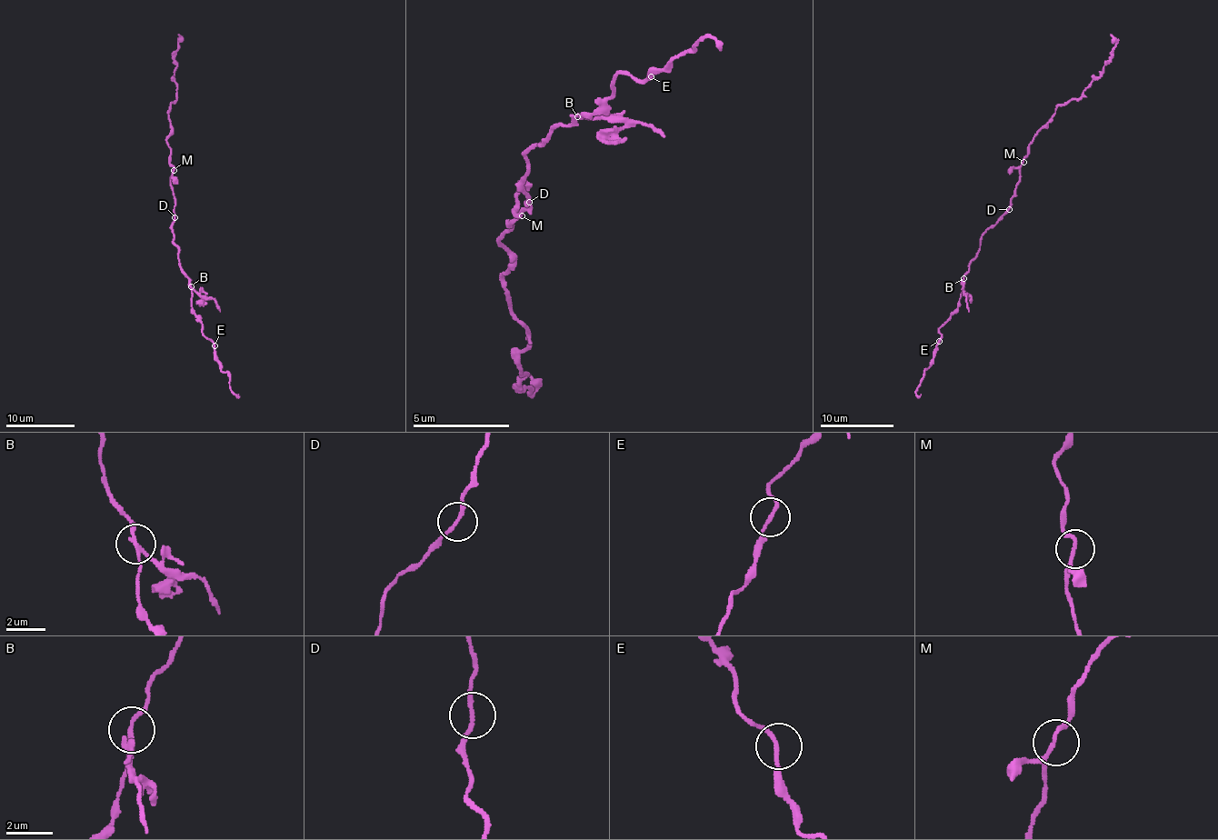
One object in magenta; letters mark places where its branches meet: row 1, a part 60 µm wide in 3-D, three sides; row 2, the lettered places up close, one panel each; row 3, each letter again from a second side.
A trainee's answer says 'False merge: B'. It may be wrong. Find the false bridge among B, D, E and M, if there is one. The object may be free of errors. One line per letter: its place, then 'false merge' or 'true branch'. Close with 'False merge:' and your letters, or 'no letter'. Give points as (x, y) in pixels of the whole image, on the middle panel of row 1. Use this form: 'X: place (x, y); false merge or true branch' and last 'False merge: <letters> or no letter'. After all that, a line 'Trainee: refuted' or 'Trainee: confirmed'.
B: place (577, 116); false merge
D: place (529, 202); true branch
E: place (651, 76); true branch
M: place (522, 215); true branch
False merge: B
Trainee: confirmed

